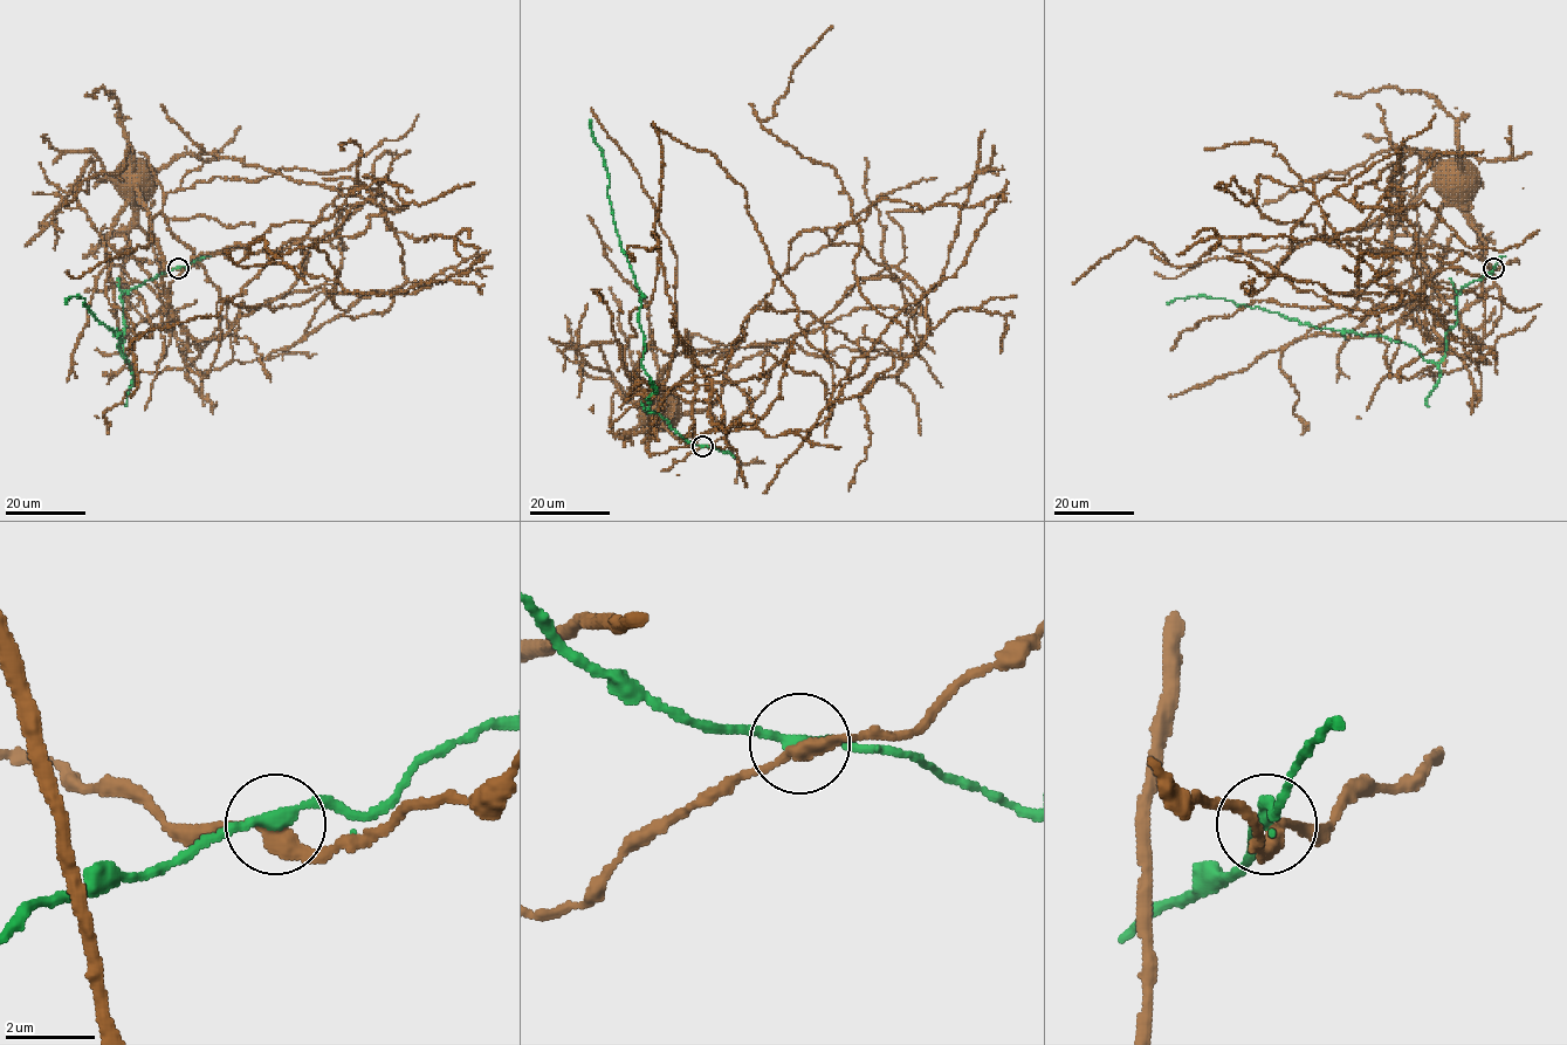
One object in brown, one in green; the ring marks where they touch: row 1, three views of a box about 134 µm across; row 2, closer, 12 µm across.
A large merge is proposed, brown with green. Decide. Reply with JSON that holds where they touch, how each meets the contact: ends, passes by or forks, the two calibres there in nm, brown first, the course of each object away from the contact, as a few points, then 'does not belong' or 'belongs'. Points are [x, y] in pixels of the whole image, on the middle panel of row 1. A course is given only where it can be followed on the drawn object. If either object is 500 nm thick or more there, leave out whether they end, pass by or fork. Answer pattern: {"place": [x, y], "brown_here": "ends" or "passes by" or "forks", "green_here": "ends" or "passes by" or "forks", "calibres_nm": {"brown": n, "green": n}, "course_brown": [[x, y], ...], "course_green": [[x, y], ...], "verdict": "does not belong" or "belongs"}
{"place": [702, 446], "brown_here": "passes by", "green_here": "passes by", "calibres_nm": {"brown": 320, "green": 240}, "course_brown": [[702, 446], [859, 280], [911, 277], [927, 296], [923, 344], [805, 431], [677, 438], [652, 399]], "course_green": [[702, 446], [687, 442], [645, 408], [652, 391], [641, 365], [640, 291], [616, 229], [609, 174], [590, 119]], "verdict": "does not belong"}

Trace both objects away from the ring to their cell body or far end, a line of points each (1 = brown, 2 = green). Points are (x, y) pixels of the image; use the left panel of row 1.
1: (178, 268), (240, 246), (352, 238), (383, 215), (406, 282), (265, 357), (200, 371), (178, 346), (128, 166)
2: (178, 268), (121, 295), (128, 363), (116, 329), (96, 320), (84, 297), (73, 295), (66, 303)

